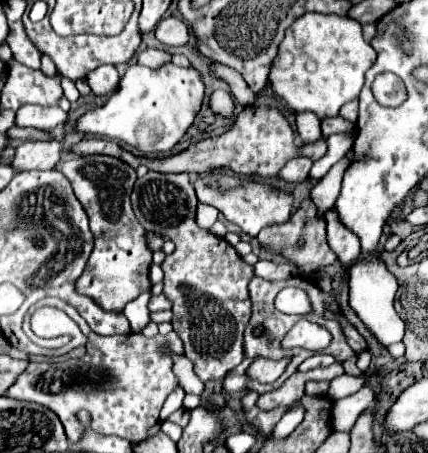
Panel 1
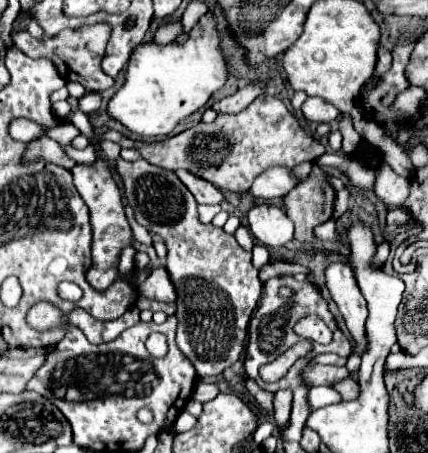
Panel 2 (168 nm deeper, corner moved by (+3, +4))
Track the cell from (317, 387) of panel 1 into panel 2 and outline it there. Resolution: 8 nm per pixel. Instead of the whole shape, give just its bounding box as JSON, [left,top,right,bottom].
[332,376,358,400]

